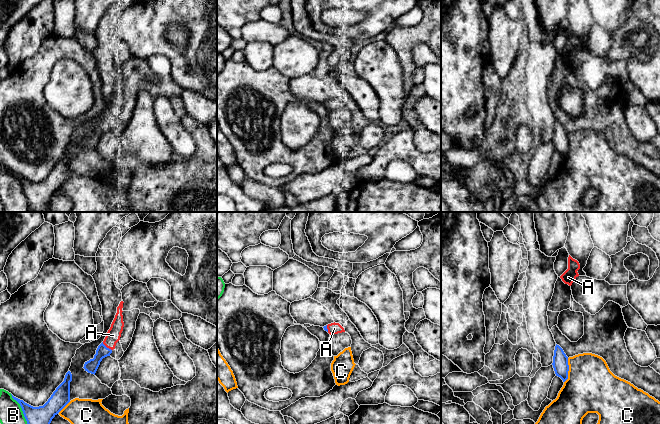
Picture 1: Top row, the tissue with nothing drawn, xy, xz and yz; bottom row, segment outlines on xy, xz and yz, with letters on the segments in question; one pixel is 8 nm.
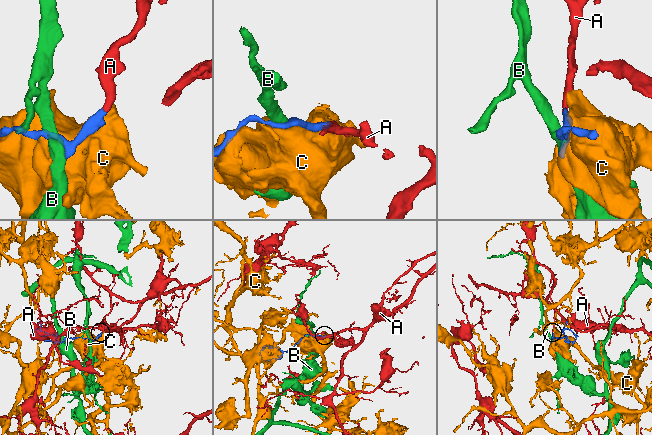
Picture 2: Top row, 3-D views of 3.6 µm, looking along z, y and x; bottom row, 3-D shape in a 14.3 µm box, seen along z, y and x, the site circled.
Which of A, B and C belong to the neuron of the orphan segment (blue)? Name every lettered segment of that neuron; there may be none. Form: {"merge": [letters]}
{"merge": ["A"]}

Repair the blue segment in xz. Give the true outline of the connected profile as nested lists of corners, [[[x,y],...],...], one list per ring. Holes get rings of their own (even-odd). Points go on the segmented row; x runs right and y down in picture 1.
[[[331,323],[323,327],[325,331],[331,334],[338,334],[345,332],[344,328],[339,323]]]

